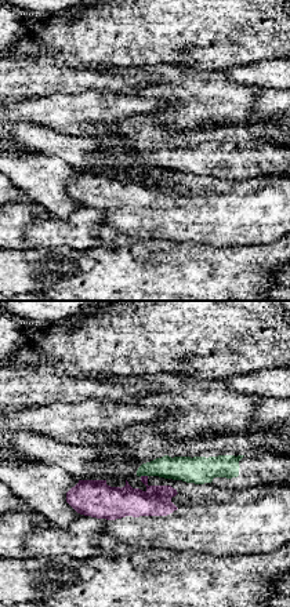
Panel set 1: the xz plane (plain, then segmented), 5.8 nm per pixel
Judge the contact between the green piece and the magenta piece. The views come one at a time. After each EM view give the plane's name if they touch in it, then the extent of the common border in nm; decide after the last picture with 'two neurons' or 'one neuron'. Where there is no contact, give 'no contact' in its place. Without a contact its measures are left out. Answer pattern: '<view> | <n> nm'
xz | 50 nm

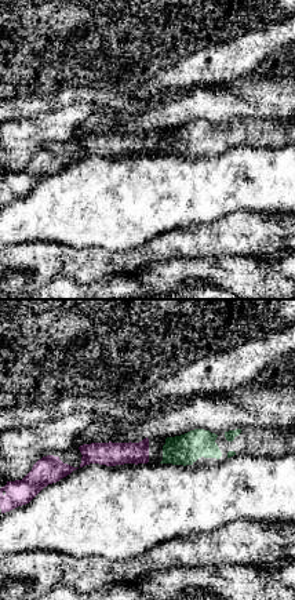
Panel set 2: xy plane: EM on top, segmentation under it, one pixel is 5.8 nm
no contact

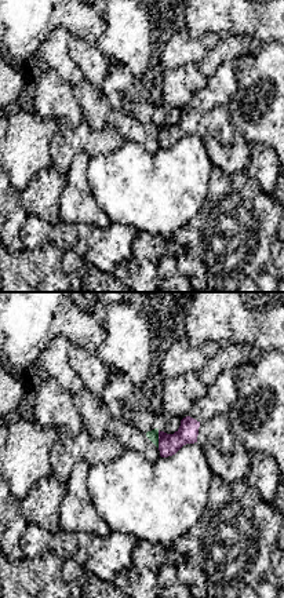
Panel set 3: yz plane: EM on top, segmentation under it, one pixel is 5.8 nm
yz | 100 nm

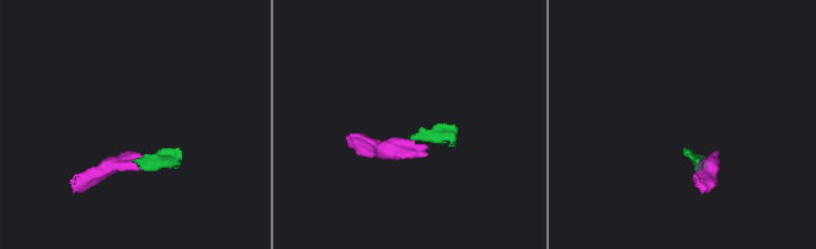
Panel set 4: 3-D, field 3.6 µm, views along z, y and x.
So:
two neurons

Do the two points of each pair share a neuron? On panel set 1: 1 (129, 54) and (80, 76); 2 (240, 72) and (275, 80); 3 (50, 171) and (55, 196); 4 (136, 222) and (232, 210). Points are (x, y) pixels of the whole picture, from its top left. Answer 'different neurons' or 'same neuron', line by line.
1: different neurons
2: same neuron
3: same neuron
4: same neuron

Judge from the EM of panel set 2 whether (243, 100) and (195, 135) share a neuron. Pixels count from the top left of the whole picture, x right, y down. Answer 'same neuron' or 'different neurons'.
different neurons

